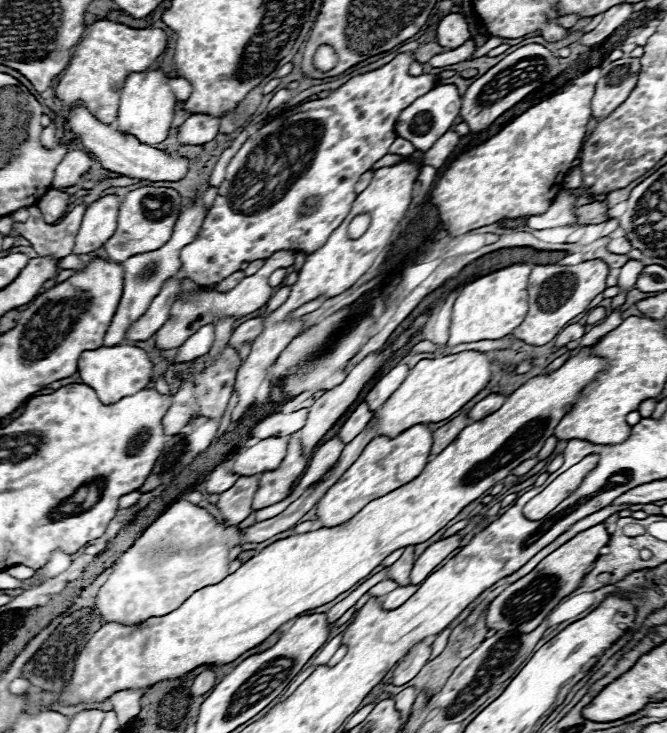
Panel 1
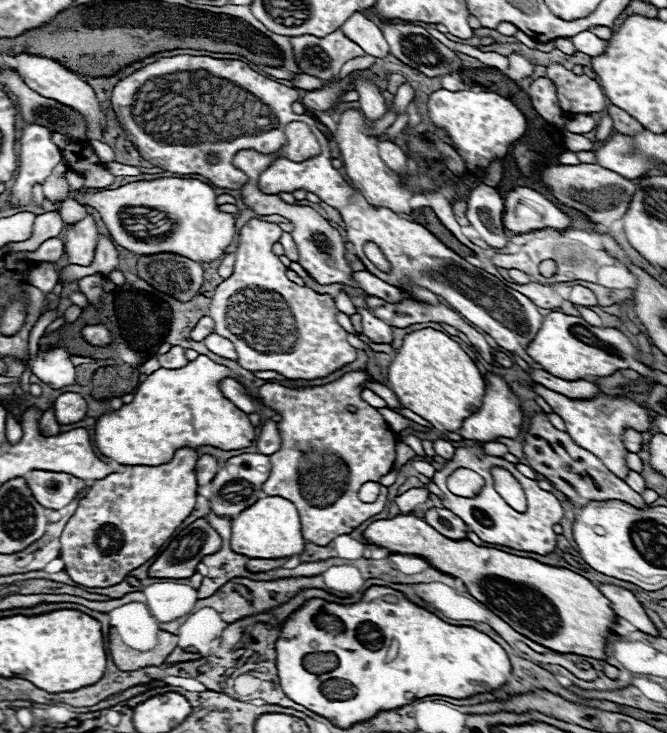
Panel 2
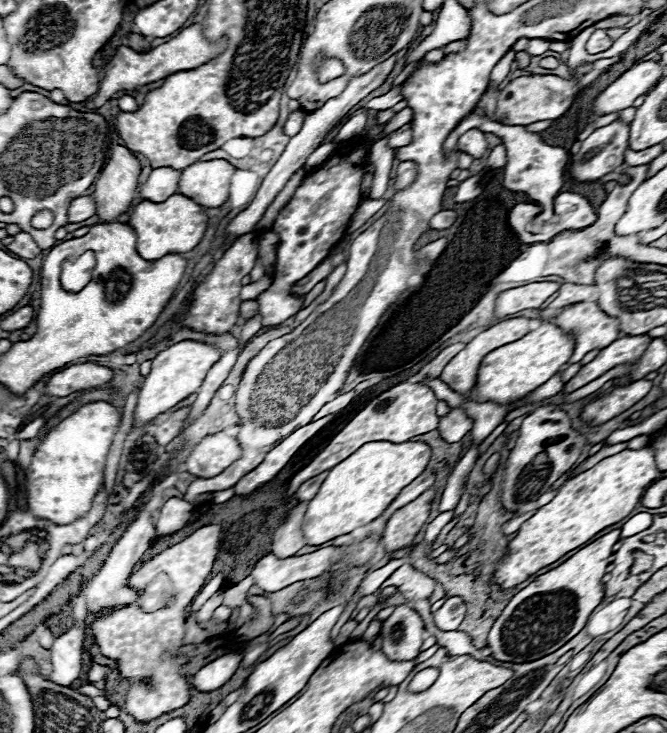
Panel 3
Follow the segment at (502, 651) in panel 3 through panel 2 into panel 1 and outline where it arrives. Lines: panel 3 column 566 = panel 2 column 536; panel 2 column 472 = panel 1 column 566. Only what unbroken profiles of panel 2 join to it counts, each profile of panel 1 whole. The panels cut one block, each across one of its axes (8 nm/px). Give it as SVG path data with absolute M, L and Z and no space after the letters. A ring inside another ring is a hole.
M598 524L580 532L562 548L546 556L530 574L510 584L498 598L494 598L492 604L488 606L486 626L490 630L504 630L504 632L516 632L516 634L528 634L536 630L548 618L552 610L550 606L552 600L566 598L582 584L584 576L590 572L592 564L596 562L596 556L600 556L600 548L604 548L608 540L610 540L610 534L606 532L604 524Z

